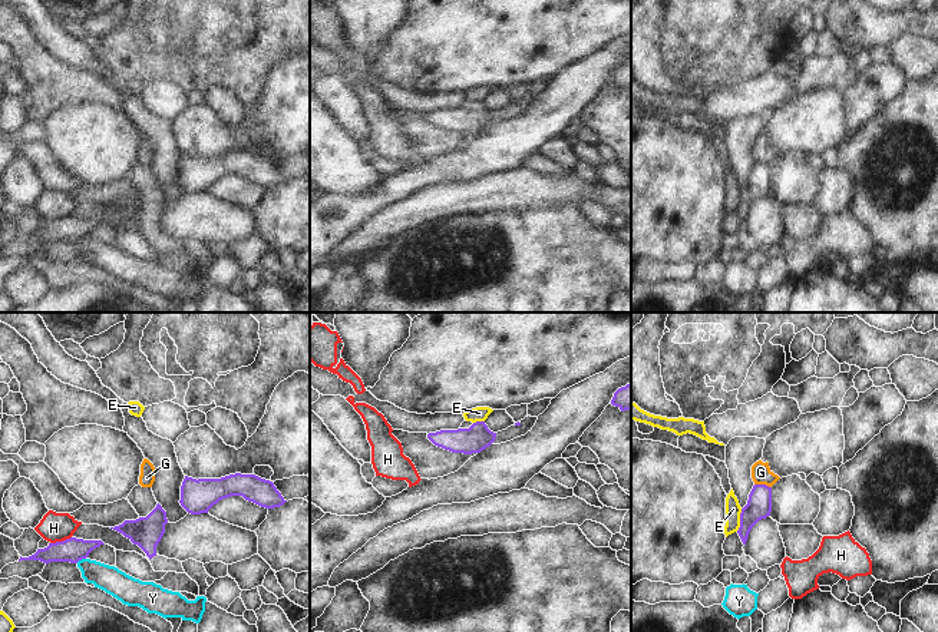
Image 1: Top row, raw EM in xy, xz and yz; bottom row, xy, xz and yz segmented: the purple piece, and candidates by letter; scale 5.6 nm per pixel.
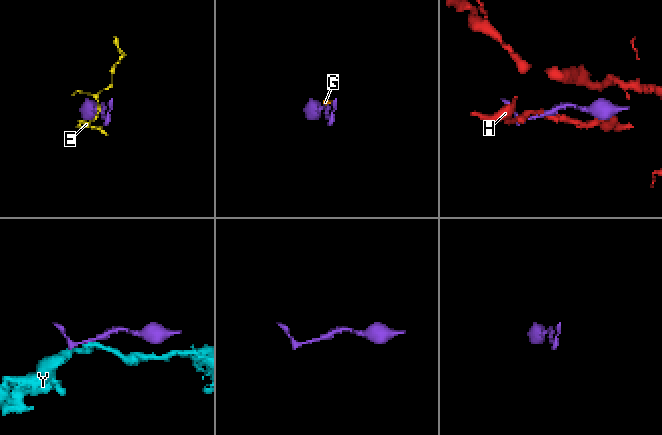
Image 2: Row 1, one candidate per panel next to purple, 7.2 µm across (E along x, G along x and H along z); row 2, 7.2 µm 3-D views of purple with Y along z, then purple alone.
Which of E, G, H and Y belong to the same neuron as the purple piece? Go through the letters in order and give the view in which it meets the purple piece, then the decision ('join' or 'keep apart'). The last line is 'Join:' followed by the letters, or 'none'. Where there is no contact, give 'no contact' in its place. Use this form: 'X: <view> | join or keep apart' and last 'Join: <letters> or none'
E: yz | keep apart
G: yz | keep apart
H: xy | keep apart
Y: xy | keep apart
Join: none

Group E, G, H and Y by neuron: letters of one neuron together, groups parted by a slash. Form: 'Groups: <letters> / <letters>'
Groups: E / G / H / Y

